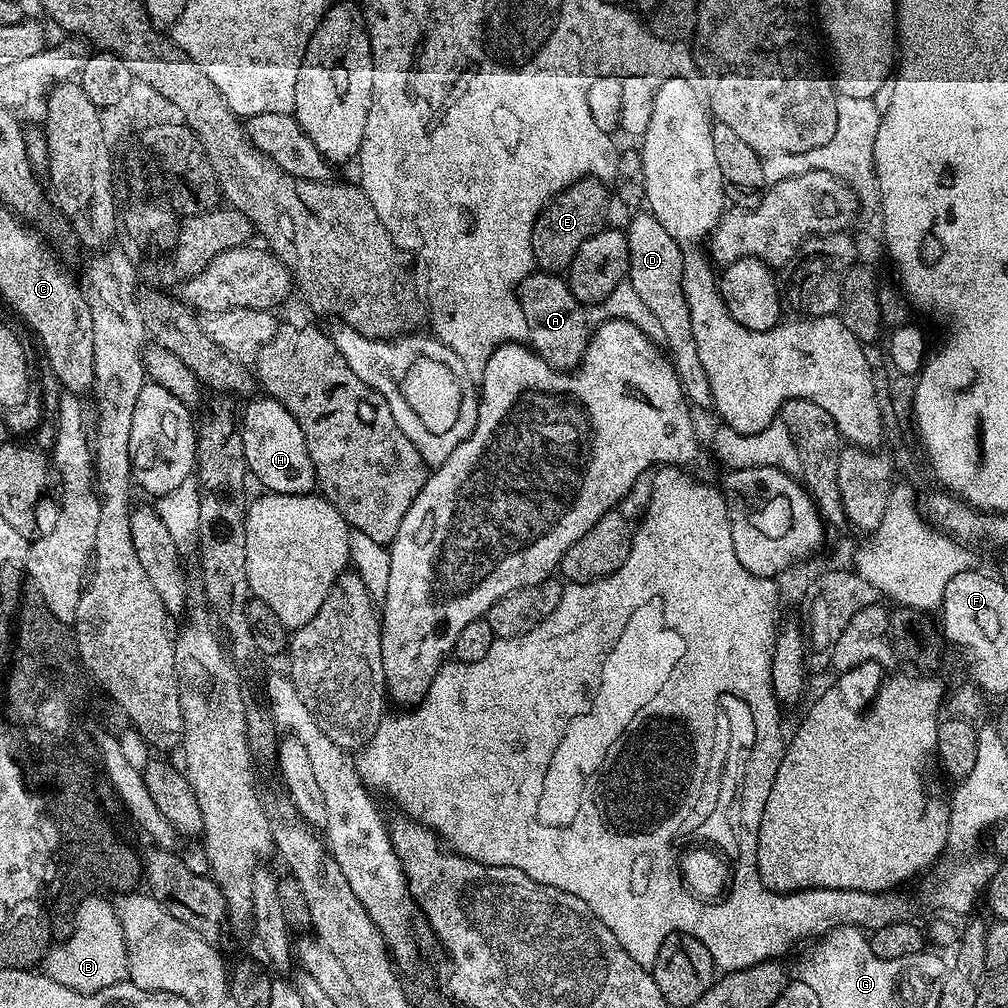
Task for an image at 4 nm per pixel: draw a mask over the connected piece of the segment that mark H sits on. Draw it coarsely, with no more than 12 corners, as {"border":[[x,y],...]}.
{"border":[[271,396],[244,408],[238,444],[261,489],[309,495],[314,462]]}

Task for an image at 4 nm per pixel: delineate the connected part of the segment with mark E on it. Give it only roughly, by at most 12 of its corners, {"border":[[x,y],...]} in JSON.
{"border":[[610,188],[562,190],[532,231],[535,267],[563,273],[605,227]]}

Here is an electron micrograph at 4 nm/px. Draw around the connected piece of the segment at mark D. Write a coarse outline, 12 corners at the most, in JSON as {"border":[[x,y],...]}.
{"border":[[647,210],[626,280],[662,326],[689,405],[712,408],[682,290],[685,249]]}

